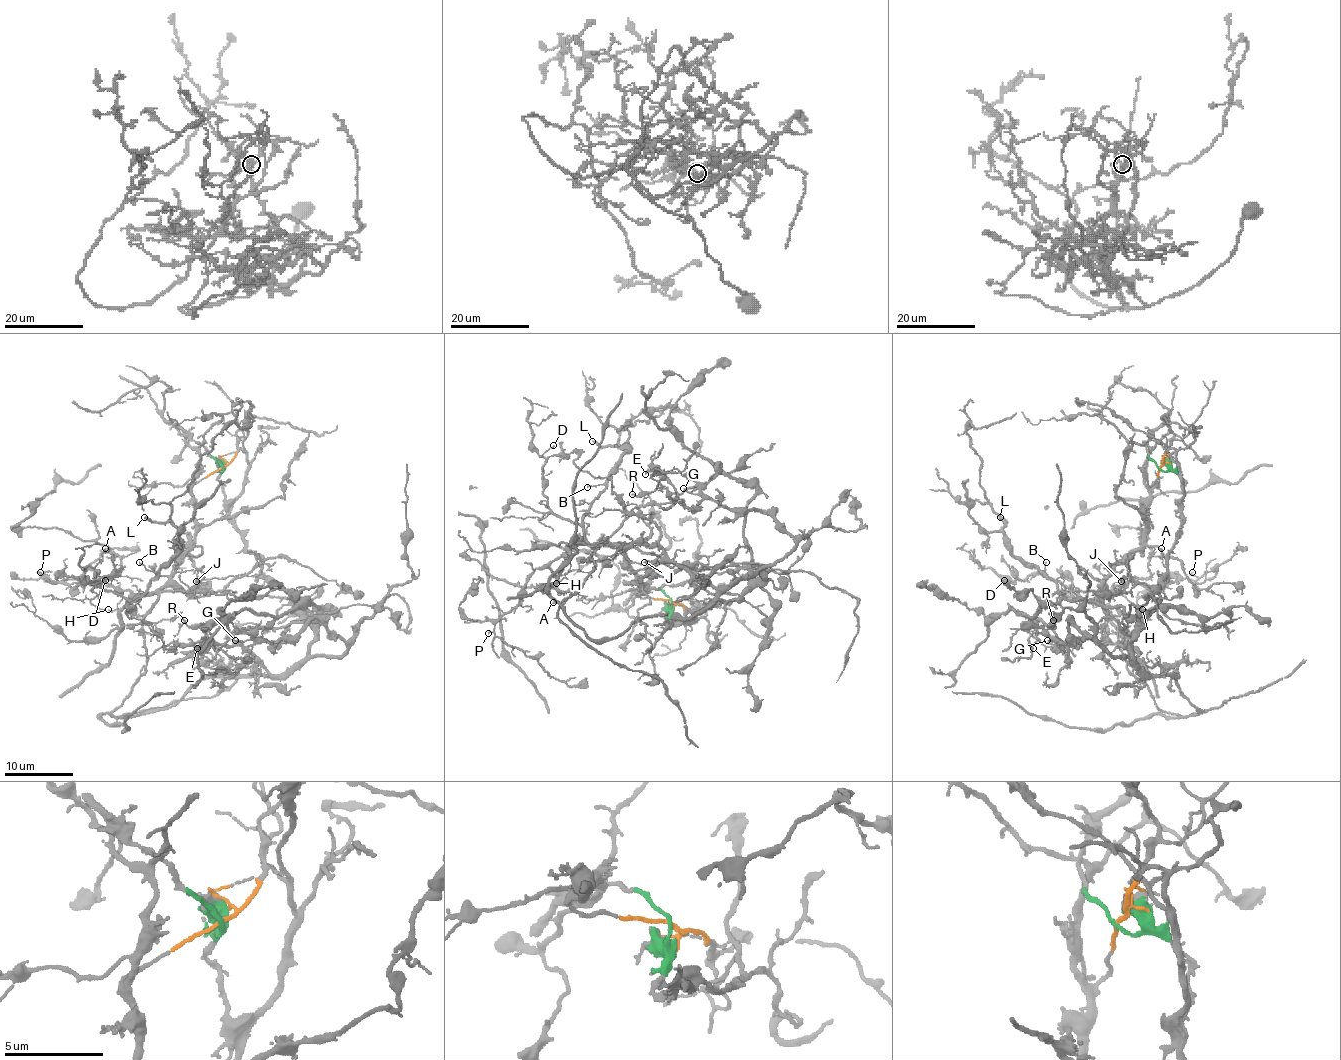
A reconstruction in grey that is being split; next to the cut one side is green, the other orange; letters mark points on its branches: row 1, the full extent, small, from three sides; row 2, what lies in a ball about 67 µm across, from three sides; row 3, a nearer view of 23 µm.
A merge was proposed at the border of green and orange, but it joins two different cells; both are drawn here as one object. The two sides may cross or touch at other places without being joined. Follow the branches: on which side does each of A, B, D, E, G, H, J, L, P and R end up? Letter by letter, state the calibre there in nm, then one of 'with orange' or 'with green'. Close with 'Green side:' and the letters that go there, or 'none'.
A: 90 nm | with orange
B: 100 nm | with orange
D: 100 nm | with orange
E: 160 nm | with green
G: 130 nm | with green
H: 100 nm | with orange
J: 100 nm | with orange
L: 280 nm | with orange
P: 120 nm | with orange
R: 130 nm | with green
Green side: E, G, R

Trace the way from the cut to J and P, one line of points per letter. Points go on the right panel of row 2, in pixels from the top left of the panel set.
J: (1160, 467), (1148, 507), (1144, 541), (1107, 578), (1108, 597), (1117, 594), (1125, 578), (1120, 582)
P: (1160, 467), (1144, 541), (1113, 568), (1102, 594), (1137, 582), (1161, 590), (1168, 583), (1197, 578), (1192, 571)

